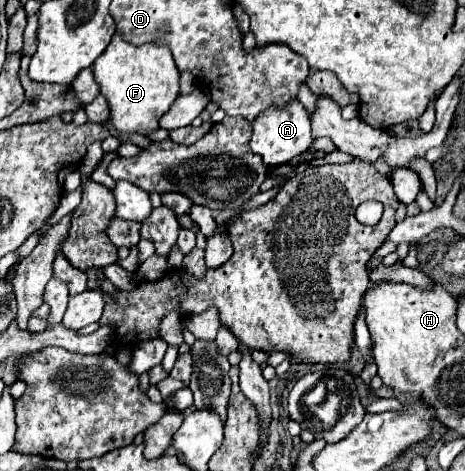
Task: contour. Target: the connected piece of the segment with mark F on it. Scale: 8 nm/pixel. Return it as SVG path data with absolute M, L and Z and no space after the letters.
M114 34L106 54L98 58L92 66L94 78L102 90L102 96L110 104L110 122L120 132L128 134L148 134L158 128L158 120L178 96L178 68L174 64L172 52L168 46L158 44L140 44L134 46L122 38L122 34Z

